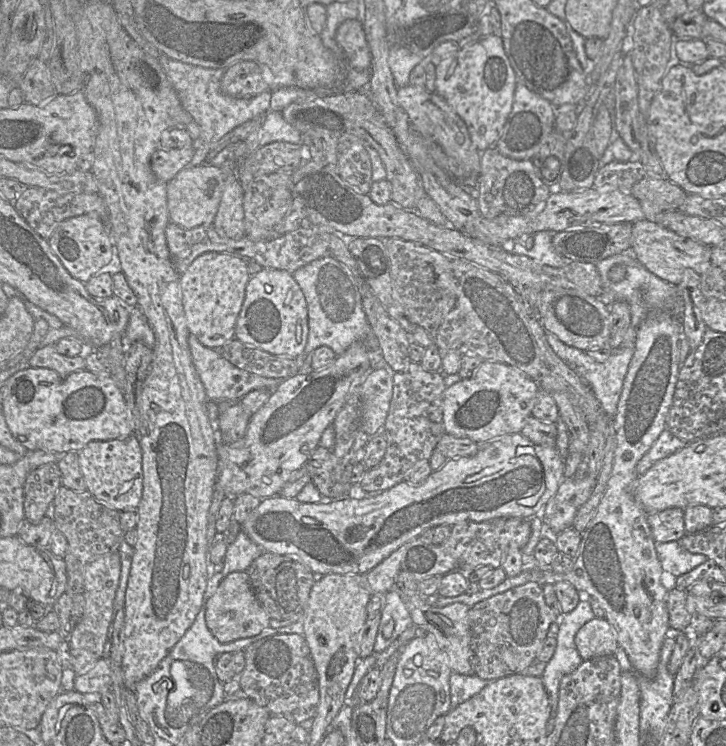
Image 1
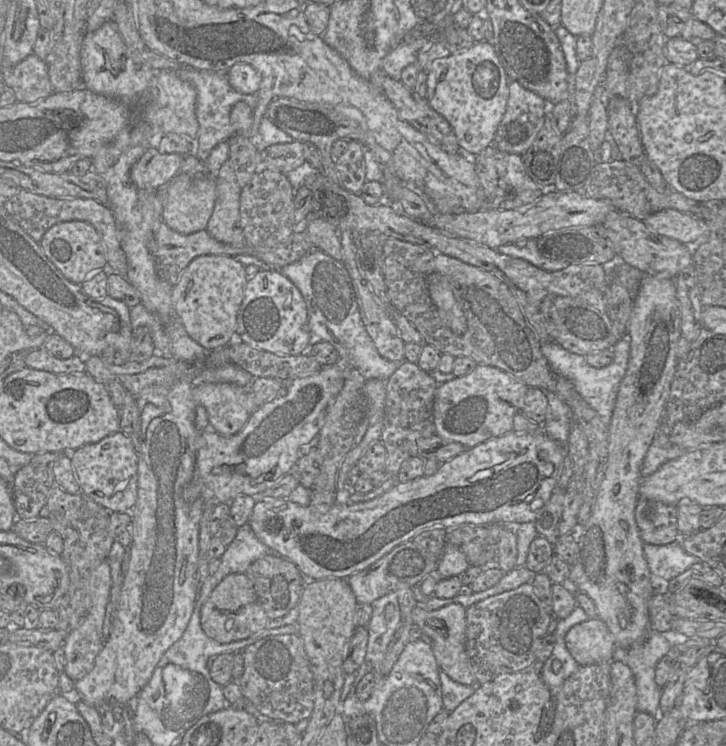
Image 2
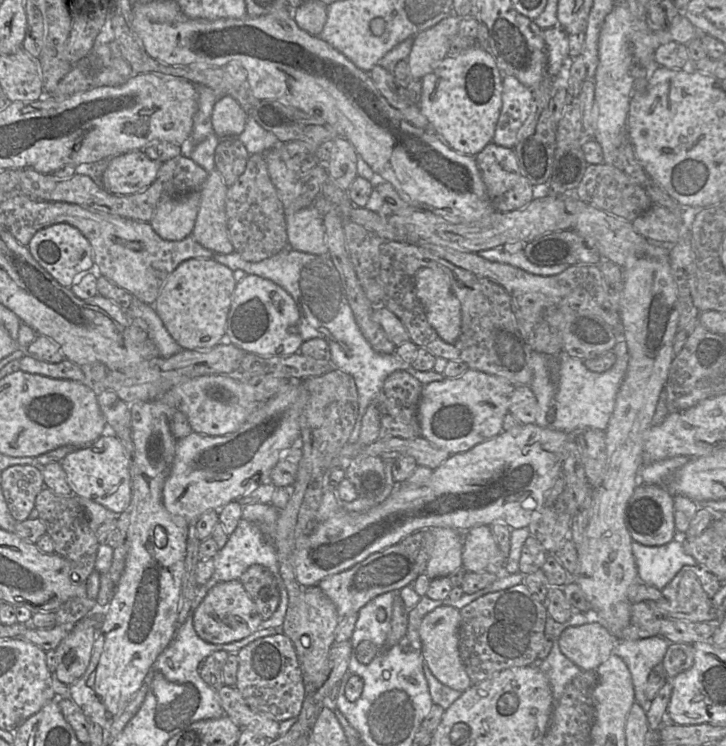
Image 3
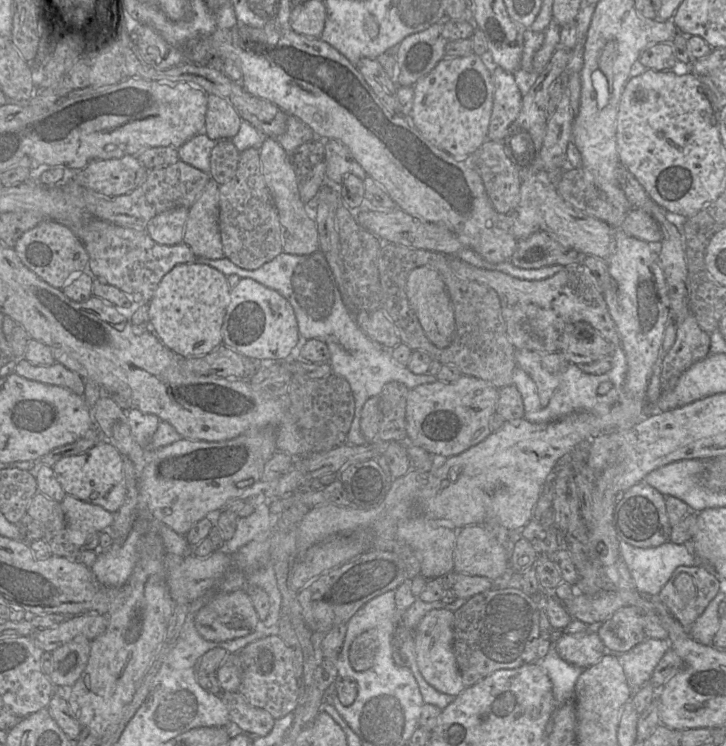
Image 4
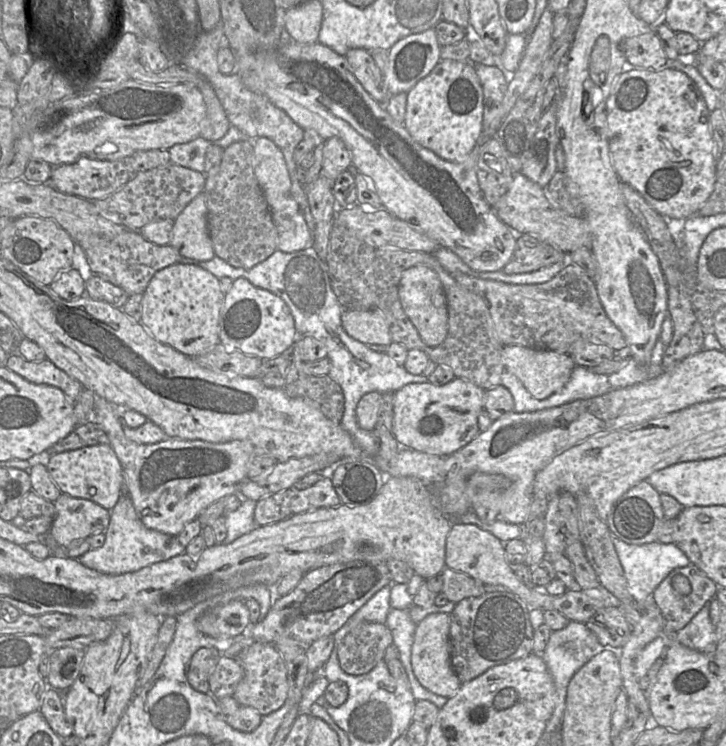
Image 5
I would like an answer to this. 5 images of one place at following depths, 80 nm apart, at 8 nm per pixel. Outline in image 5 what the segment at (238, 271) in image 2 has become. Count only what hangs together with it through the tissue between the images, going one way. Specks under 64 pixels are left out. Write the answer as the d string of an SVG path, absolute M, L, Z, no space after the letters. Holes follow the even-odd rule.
M175 263L156 272L142 295L140 322L157 341L190 358L209 352L219 343L219 319L225 294L220 290L219 279L207 270Z

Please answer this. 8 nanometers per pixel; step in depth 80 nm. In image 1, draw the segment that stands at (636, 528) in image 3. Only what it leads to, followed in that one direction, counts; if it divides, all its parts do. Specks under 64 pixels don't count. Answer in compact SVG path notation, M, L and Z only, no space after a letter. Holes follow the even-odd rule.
M668 508L647 514L653 538L658 543L680 541L685 536L683 509Z

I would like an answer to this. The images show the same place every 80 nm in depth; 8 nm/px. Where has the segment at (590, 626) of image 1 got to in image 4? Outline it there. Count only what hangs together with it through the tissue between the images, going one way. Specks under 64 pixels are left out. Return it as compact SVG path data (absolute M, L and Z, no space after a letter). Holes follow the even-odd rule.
M590 627L582 632L562 635L557 642L560 657L581 668L597 664L607 652L596 628Z

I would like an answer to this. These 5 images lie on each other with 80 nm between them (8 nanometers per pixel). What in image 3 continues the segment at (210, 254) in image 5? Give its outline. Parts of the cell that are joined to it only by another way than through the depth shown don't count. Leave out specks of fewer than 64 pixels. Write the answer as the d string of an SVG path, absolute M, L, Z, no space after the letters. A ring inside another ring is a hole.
M213 170L200 188L200 206L190 236L204 248L219 254L234 252L229 240L226 217L226 193L221 174Z

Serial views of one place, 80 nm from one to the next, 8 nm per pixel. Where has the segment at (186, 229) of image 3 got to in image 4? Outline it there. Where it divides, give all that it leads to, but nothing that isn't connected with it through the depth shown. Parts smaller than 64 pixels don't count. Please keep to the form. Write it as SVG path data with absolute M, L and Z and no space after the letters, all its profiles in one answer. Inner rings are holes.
M175 208L156 215L145 227L149 236L158 244L174 245L183 241L189 208Z

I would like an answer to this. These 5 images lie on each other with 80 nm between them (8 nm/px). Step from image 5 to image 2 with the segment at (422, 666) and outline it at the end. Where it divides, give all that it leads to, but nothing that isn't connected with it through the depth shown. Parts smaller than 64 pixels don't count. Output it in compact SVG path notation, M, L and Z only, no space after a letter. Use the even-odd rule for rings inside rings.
M459 603L443 606L439 609L428 611L417 604L412 612L413 625L429 637L433 654L441 671L452 680L463 685L477 685L469 662L466 642L466 608Z

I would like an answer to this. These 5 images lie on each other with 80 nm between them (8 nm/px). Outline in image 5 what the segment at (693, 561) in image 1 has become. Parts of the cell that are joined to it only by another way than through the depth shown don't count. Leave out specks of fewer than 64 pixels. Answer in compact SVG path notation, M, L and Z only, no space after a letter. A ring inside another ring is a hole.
M613 537L612 542L624 571L628 591L639 606L644 605L647 599L652 598L656 587L672 570L691 564L686 554L673 543L653 542L631 545L615 537Z

